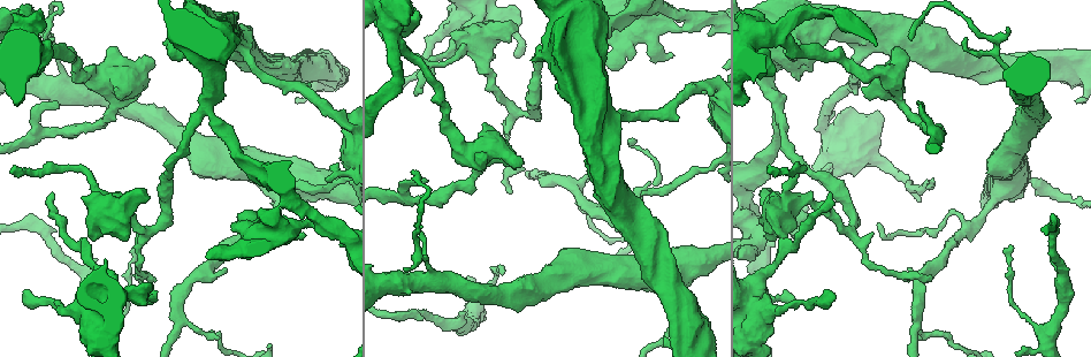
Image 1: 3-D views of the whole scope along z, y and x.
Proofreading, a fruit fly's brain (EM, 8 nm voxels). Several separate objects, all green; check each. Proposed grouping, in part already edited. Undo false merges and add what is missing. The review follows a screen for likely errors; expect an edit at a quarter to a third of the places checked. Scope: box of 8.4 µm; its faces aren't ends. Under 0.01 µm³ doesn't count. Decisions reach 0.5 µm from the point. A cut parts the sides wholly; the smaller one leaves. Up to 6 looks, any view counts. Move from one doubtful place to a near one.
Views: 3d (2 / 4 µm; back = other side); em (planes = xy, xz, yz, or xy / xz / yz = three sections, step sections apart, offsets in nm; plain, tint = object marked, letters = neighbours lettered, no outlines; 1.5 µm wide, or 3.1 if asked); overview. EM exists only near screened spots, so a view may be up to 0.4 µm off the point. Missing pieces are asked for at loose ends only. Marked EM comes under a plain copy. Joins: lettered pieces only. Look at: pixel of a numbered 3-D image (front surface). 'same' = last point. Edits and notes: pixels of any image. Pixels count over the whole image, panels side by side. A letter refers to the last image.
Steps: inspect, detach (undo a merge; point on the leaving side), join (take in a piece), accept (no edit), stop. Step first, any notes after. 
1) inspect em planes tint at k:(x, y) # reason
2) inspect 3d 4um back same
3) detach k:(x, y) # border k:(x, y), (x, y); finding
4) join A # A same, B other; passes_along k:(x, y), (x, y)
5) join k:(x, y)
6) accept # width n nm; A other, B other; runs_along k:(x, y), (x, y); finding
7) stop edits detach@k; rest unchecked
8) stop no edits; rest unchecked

inspect 3d 2um at 1:(231, 228) # stops while still wide

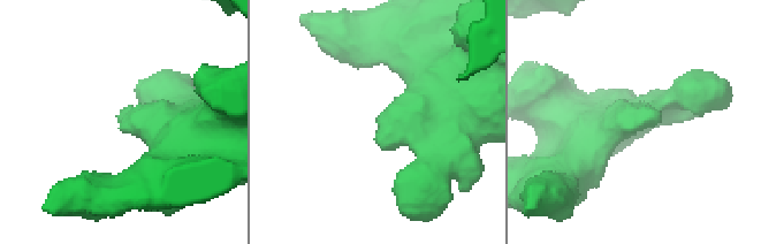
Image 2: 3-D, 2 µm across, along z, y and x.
inspect em planes letters at 2:(120, 122)

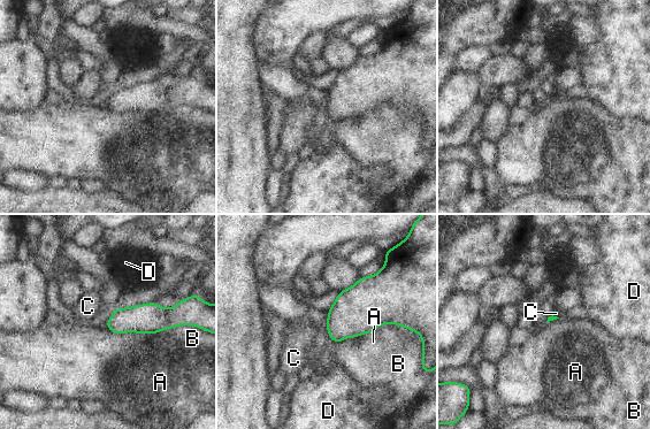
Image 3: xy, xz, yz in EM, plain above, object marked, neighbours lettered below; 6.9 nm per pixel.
accept # A other, B other, C other, D other; border 3:(323, 323), (328, 336), (334, 342); none of them fits

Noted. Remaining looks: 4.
inspect 3d 4um at 1:(764, 342) # abrupt turn

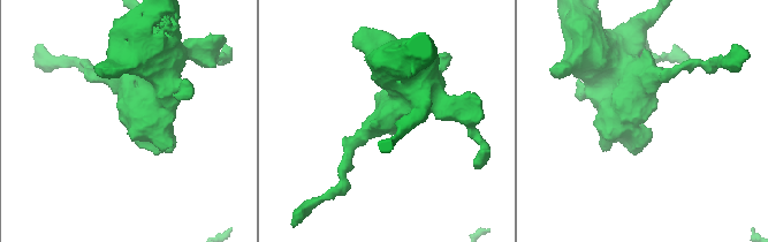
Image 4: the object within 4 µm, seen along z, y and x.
inspect em xz step 4 tint at 4:(645, 121) # shape alone is not enough

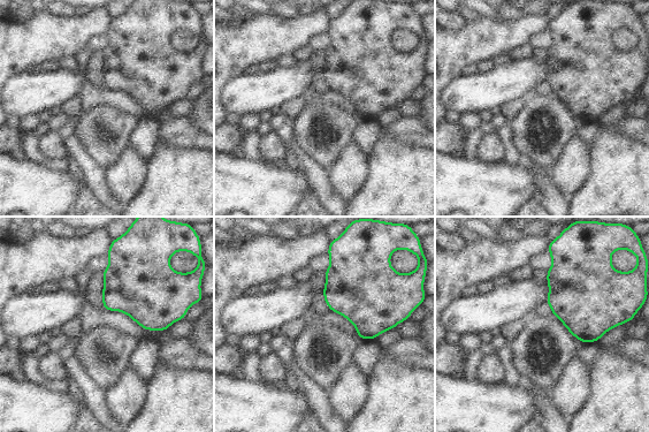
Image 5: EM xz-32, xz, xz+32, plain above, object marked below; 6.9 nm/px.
inspect em planes letters same

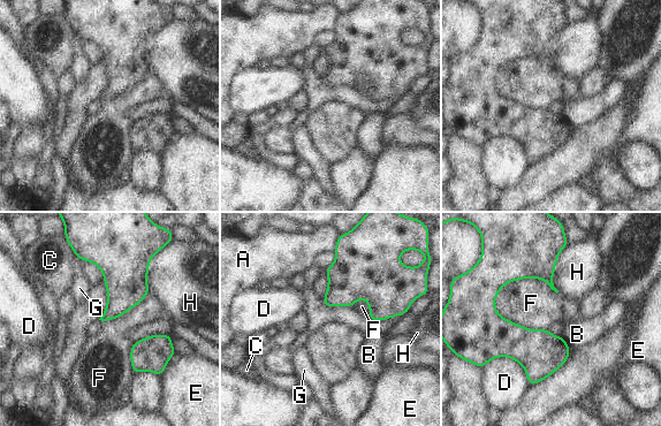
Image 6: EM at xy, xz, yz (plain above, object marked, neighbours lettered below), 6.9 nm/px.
accept # A other, B other, C other, D other, E other, F other, G other, H other; all the same neuron

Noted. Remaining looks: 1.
stop no edits; rest unchecked

